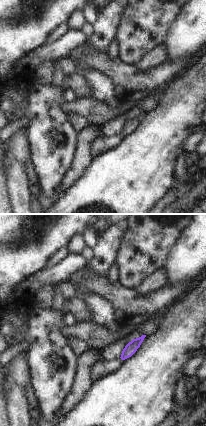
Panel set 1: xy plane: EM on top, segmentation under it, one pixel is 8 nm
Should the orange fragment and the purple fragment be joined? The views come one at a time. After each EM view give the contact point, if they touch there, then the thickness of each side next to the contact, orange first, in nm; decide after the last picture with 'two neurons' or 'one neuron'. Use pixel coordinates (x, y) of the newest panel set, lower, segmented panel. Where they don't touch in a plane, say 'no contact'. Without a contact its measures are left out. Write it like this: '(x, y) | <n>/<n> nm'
no contact

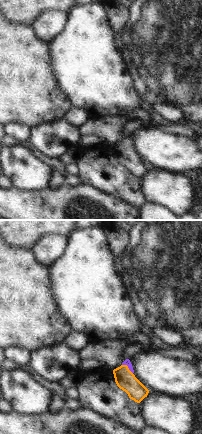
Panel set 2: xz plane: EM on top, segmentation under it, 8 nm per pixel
(127, 367) | 160/50 nm

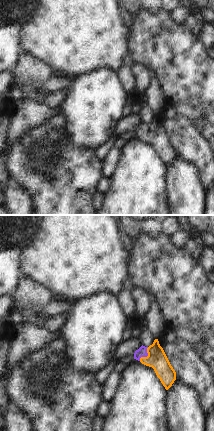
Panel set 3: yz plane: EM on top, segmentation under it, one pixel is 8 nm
(147, 356) | 160/80 nm

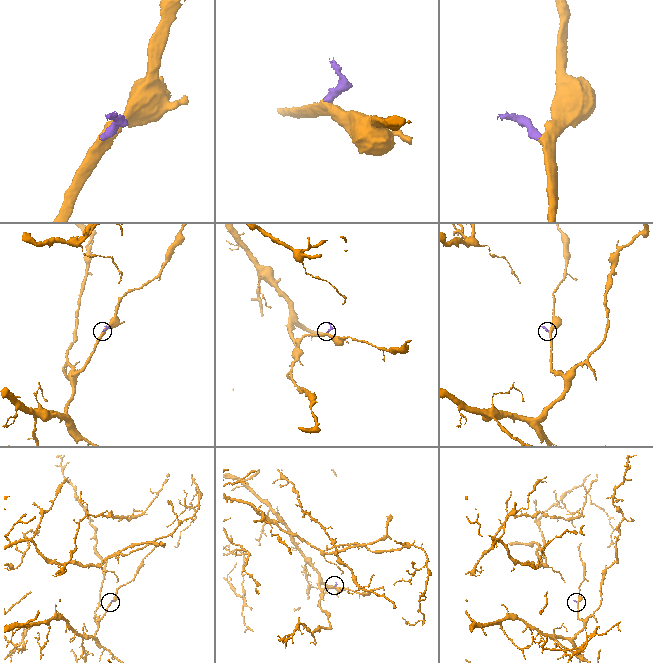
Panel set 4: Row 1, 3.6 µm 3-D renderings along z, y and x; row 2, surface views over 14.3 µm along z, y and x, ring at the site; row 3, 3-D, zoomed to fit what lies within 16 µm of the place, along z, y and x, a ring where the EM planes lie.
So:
one neuron

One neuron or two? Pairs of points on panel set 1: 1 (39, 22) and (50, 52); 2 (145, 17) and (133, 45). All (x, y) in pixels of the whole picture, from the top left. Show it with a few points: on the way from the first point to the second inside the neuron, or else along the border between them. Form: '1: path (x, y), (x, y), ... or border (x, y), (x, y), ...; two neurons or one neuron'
1: border (43, 42), (24, 56); two neurons
2: path (144, 24), (144, 30), (136, 38); one neuron

